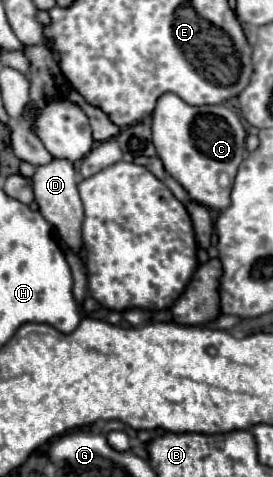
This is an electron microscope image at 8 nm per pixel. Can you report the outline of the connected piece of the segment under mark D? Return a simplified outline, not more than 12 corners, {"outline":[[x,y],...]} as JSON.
{"outline":[[66,159],[32,177],[42,217],[80,253],[84,211]]}

